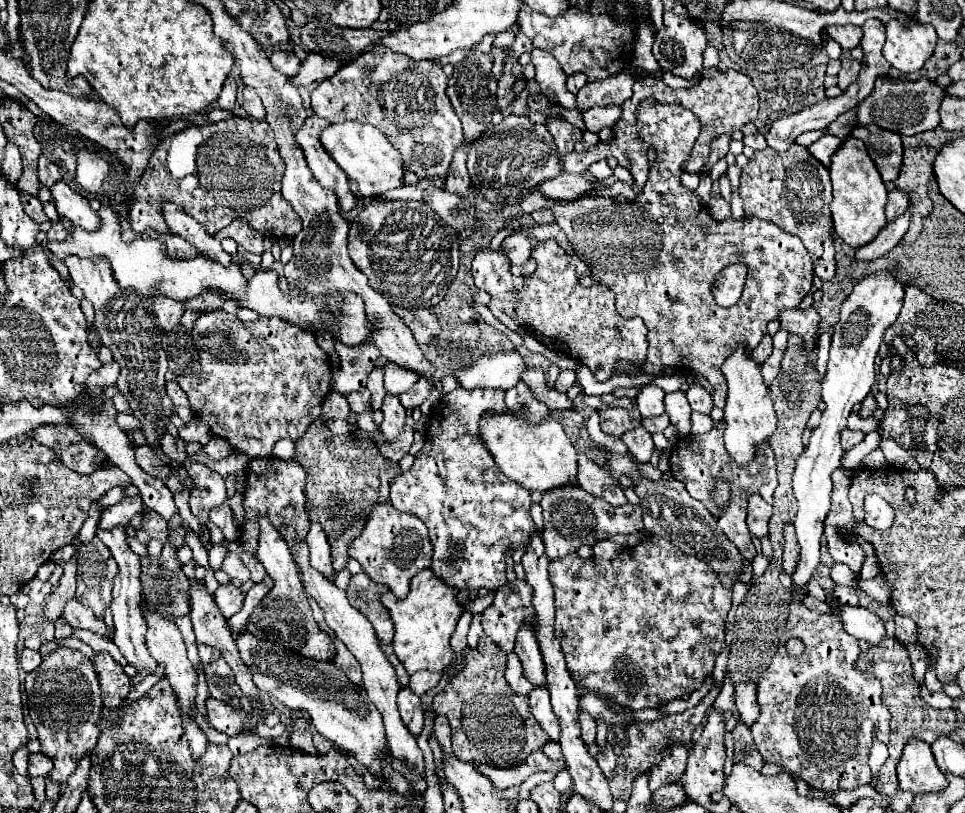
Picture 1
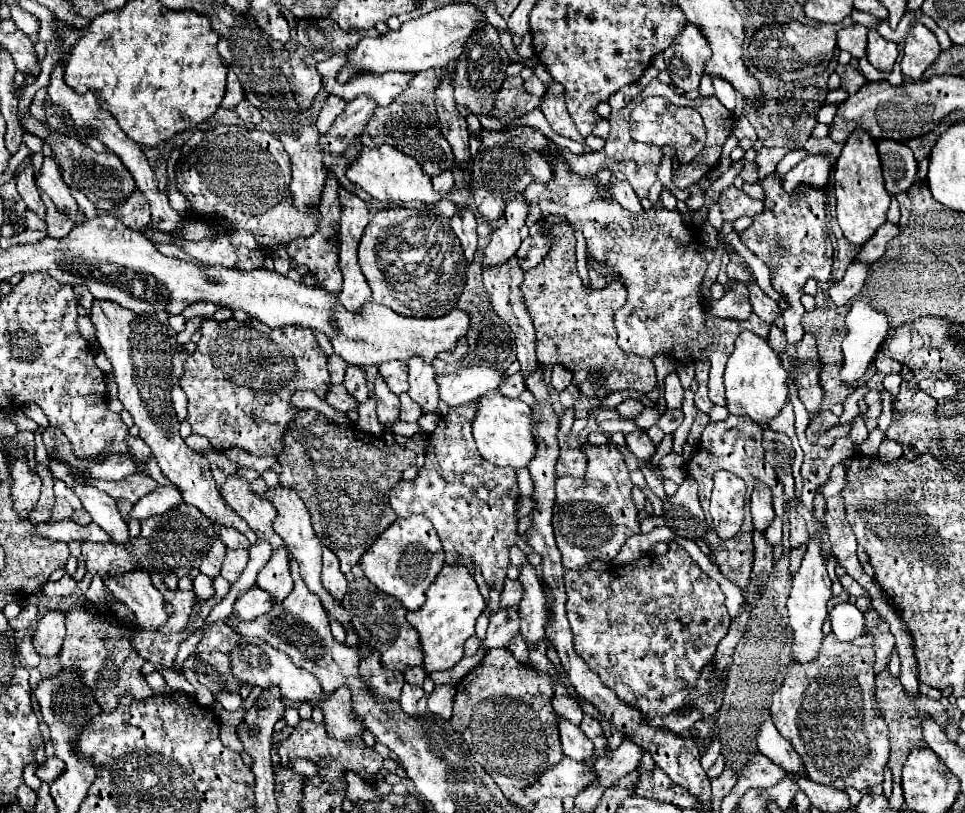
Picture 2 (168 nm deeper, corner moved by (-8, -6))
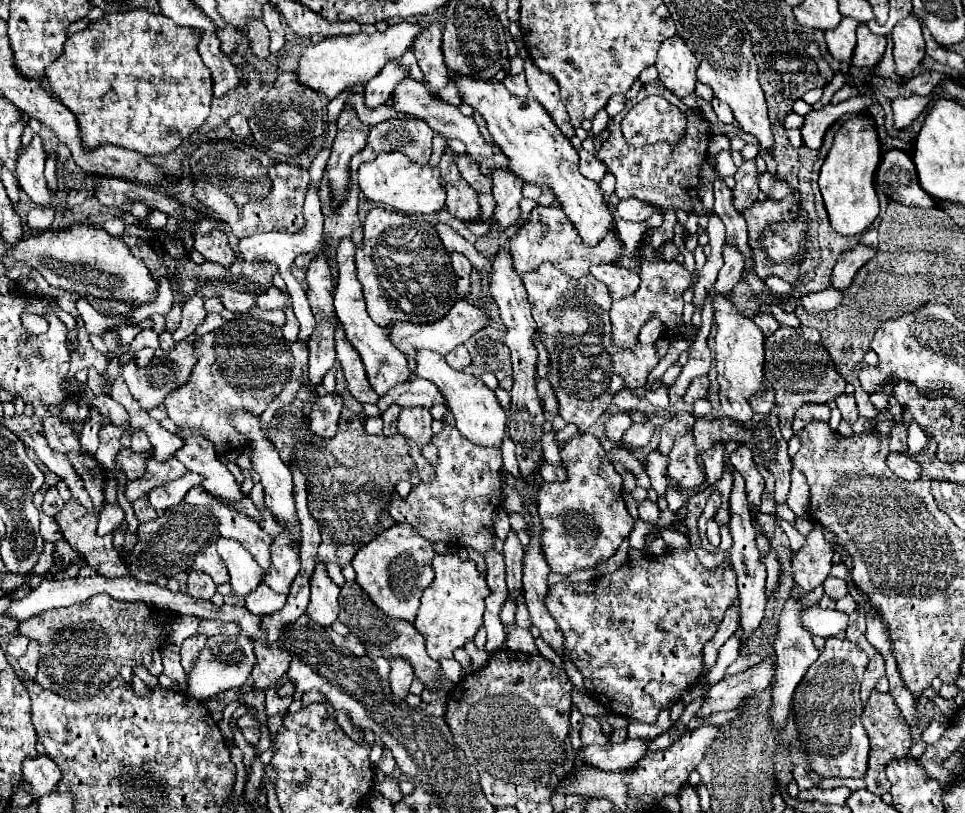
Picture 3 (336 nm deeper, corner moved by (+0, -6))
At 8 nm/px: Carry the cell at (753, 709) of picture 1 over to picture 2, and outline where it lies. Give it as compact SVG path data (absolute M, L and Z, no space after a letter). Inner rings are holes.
M771 719L765 725L761 725L761 731L757 735L757 745L759 745L759 751L767 759L771 759L775 765L779 765L783 771L787 771L795 777L807 777L801 757L791 747L791 743L775 731Z

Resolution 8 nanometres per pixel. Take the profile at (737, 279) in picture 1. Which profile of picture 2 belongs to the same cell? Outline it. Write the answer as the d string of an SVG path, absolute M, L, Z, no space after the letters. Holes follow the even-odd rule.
M755 281L749 285L749 295L751 295L749 299L751 299L751 305L753 305L753 313L759 315L763 321L773 323L775 317L779 315L779 307L777 307L777 303L771 301L771 299L759 289L759 285L757 285Z

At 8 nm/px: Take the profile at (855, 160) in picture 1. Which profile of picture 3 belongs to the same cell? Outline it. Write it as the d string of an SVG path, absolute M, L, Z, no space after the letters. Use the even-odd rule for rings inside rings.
M857 115L841 125L835 135L835 143L821 167L819 189L829 213L829 221L833 229L845 237L867 231L879 215L879 199L873 185L873 175L881 159L879 149L881 145L873 119Z

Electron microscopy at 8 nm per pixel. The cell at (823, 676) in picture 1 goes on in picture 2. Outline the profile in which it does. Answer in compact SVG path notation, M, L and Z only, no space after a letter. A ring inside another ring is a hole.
M835 635L823 637L821 655L813 659L813 663L793 663L789 665L789 673L785 683L773 695L771 703L771 719L777 731L791 741L793 749L801 755L805 763L805 771L811 781L821 785L831 785L835 789L855 787L861 793L867 793L869 787L883 783L883 771L889 757L889 729L885 721L877 715L877 703L873 699L875 691L875 655L873 647L857 647L853 643L841 643Z

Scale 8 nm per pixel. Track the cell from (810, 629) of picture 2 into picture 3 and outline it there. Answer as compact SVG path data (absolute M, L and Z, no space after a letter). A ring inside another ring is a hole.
M789 595L789 599L785 601L783 609L781 609L781 617L779 617L779 631L775 635L775 653L777 653L777 683L773 687L773 705L769 709L771 713L771 729L779 731L785 727L785 719L789 715L789 707L791 707L791 697L795 687L799 685L799 681L803 679L805 671L811 667L813 661L817 661L819 651L813 645L813 635L809 635L809 631L805 631L805 627L801 627L801 611L805 611L805 605L801 601L801 597Z

